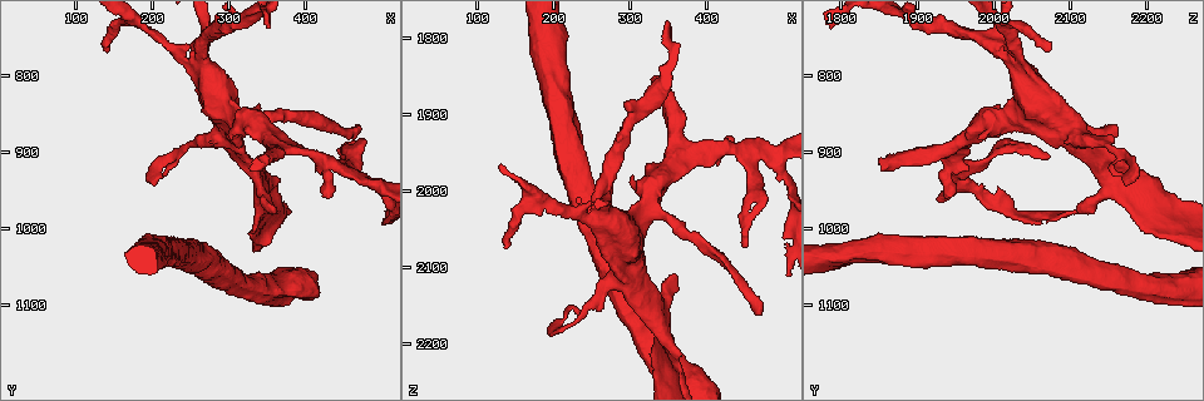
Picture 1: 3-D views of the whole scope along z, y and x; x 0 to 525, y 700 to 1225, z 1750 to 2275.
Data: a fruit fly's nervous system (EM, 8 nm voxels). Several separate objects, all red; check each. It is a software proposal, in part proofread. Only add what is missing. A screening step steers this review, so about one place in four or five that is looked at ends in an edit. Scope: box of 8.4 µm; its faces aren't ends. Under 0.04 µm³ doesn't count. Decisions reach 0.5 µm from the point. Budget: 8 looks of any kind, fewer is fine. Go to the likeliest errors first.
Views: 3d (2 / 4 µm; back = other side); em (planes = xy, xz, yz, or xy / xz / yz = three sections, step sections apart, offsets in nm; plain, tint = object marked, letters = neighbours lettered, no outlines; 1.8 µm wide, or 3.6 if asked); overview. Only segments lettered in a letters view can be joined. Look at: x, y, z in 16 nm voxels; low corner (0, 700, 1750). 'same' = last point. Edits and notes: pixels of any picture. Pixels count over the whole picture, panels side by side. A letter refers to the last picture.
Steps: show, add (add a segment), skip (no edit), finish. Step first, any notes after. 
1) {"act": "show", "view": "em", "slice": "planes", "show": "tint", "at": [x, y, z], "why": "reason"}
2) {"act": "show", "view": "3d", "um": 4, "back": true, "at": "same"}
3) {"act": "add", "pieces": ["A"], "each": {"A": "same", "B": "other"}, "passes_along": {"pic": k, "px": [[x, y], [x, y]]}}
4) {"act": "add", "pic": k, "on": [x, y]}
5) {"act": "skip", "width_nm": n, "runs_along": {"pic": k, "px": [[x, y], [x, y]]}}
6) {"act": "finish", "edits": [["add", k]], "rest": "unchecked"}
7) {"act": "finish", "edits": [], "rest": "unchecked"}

{"act": "show", "view": "em", "slice": "planes", "show": "tint", "at": [330, 925, 1855], "why": "free end"}

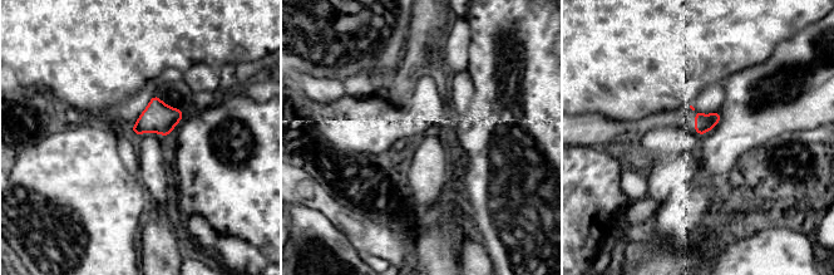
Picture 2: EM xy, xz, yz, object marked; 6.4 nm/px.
{"act": "show", "view": "em", "slice": "planes", "show": "letters", "at": "same"}

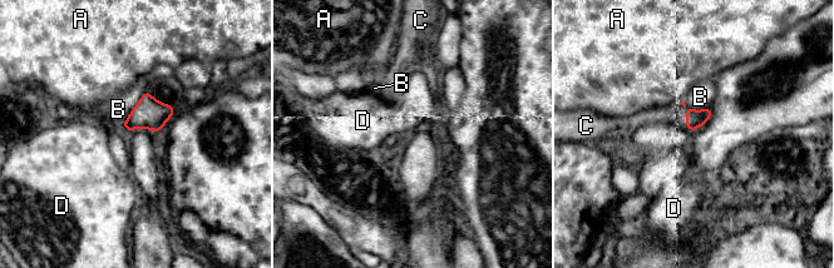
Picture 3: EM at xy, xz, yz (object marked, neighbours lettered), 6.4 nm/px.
{"act": "add", "pieces": ["C"], "each": {"A": "other", "B": "other", "C": "same", "D": "other"}, "found": "the neuron continues"}

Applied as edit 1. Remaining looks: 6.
{"act": "show", "view": "em", "slice": "yz", "step": 16, "show": "tint", "at": [450, 920, 1950], "why": "arms part here"}

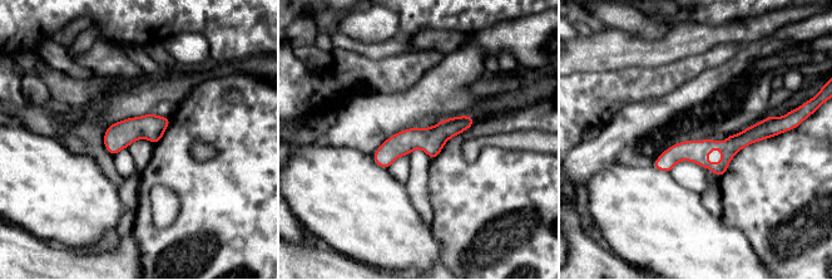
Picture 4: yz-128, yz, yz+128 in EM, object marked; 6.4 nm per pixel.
{"act": "show", "view": "em", "slice": "planes", "show": "letters", "at": "same"}

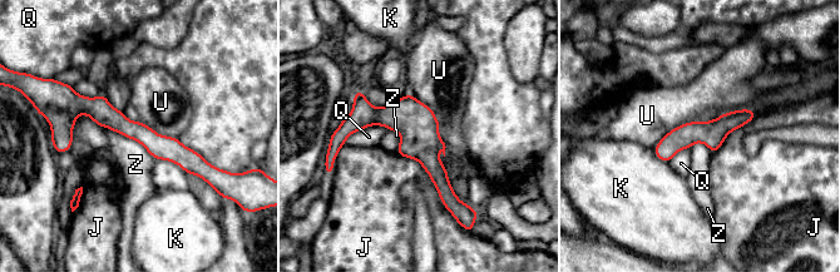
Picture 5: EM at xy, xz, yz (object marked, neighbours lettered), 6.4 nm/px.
{"act": "skip", "each": {"J": "other", "K": "other", "Q": "other", "U": "other", "Z": "other"}, "runs_along": {"pic": 5, "px": [[63, 127], [99, 109], [204, 167]]}, "found": "no lettered segment goes on from it"}

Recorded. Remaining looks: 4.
{"act": "show", "view": "3d", "um": 2, "at": [470, 860, 2155], "why": "end of a long branch"}

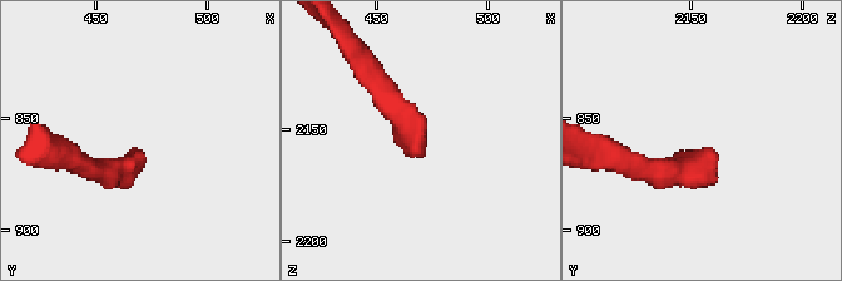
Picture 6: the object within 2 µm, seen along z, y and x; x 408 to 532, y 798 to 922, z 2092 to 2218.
{"act": "show", "view": "em", "slice": "planes", "show": "letters", "at": [470, 864, 2157]}

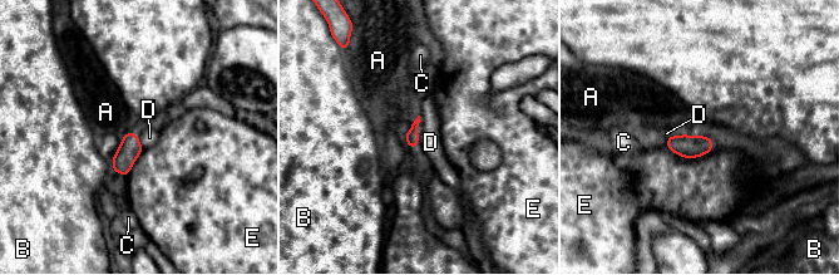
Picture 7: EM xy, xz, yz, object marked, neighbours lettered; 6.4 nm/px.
{"act": "skip", "each": {"A": "other", "B": "other", "C": "other", "D": "other", "E": "other"}, "border": {"pic": 7, "px": [[138, 136], [143, 148]]}, "found": "no lettered segment goes on from it"}

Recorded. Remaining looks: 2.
{"act": "finish", "edits": [["add", 3]], "rest": "unchecked"}

